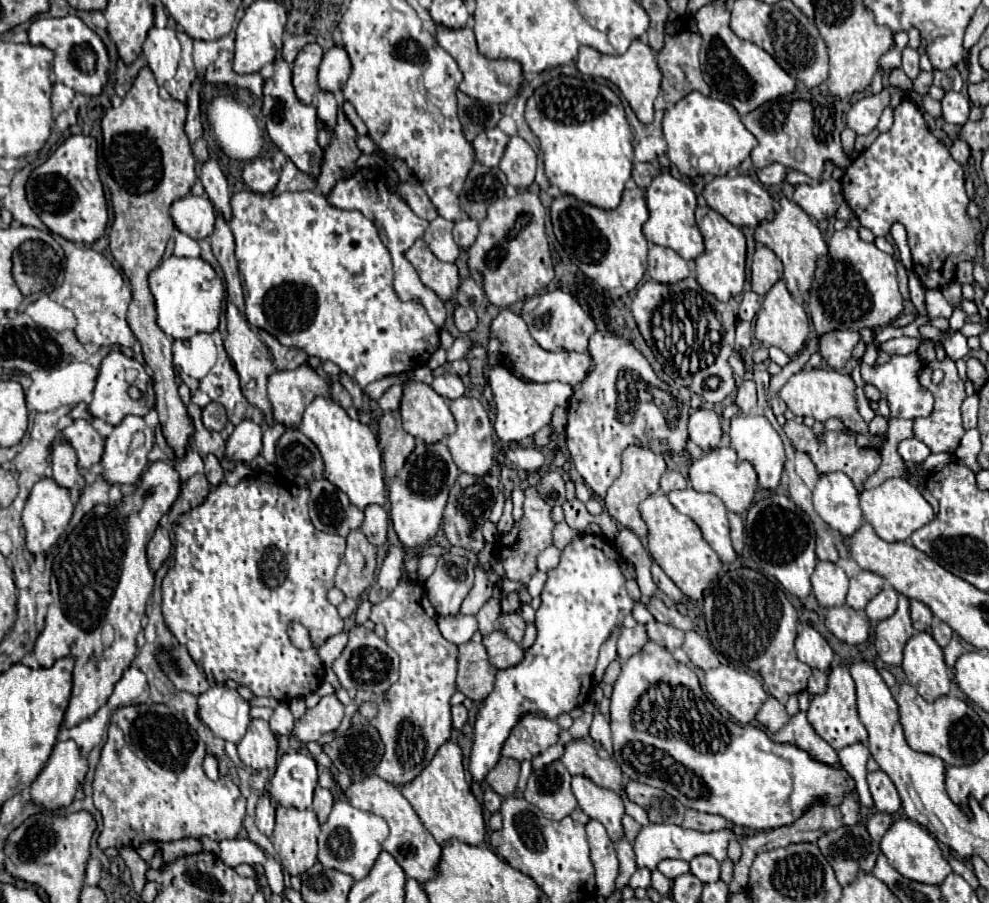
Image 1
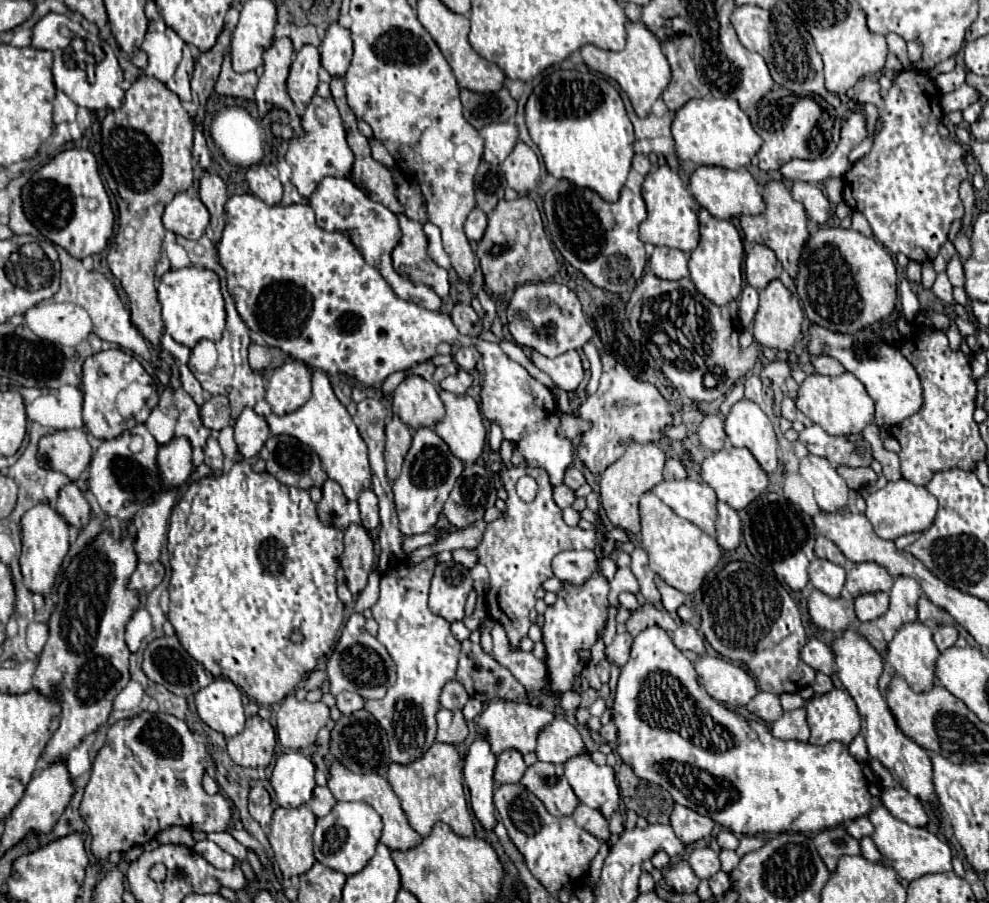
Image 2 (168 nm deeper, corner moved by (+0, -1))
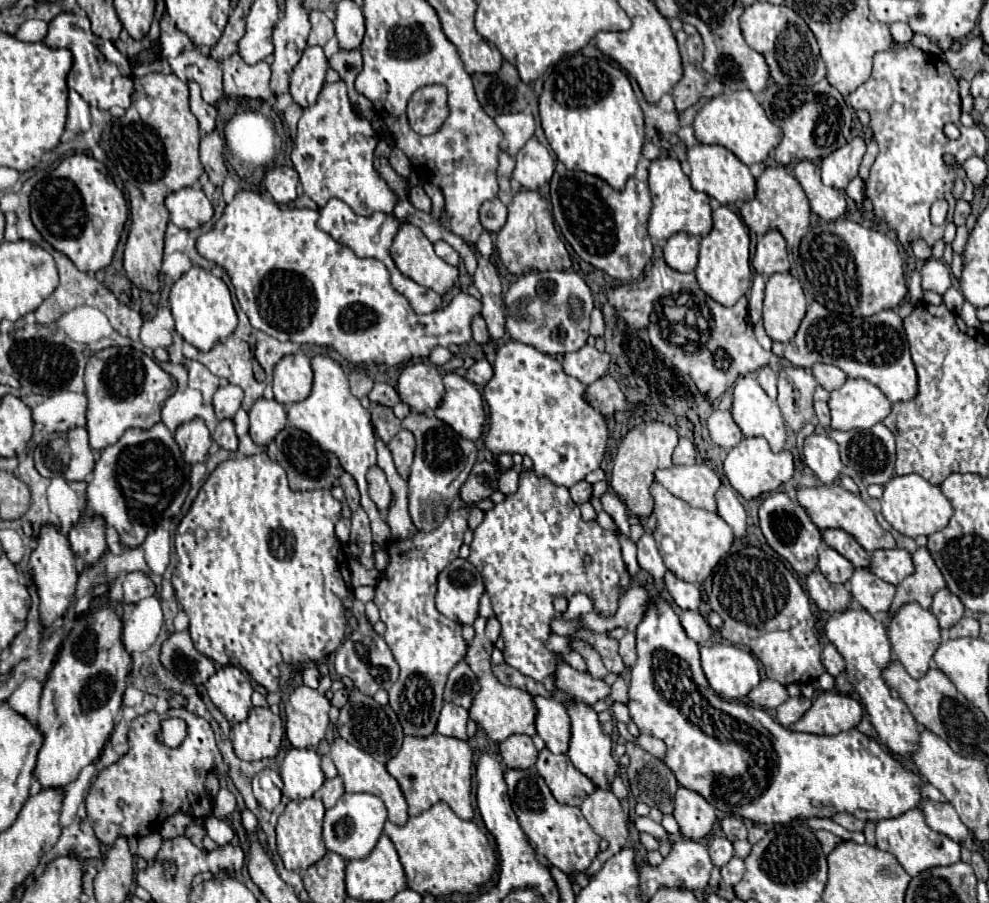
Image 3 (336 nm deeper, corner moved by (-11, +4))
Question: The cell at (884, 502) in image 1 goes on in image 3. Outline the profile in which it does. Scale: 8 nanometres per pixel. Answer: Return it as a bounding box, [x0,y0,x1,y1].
[880,473,952,539]

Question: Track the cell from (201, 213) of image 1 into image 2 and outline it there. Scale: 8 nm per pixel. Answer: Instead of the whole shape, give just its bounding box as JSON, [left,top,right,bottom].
[163,192,209,240]

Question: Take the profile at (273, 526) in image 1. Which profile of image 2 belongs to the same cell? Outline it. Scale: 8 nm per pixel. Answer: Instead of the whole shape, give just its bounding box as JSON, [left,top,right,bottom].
[169,462,343,706]

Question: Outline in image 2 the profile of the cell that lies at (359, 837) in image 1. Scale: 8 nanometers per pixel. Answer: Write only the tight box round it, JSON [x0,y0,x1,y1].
[313,802,383,876]

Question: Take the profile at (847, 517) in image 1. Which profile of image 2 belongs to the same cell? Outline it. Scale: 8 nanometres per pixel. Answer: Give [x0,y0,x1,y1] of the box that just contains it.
[799,454,849,514]

